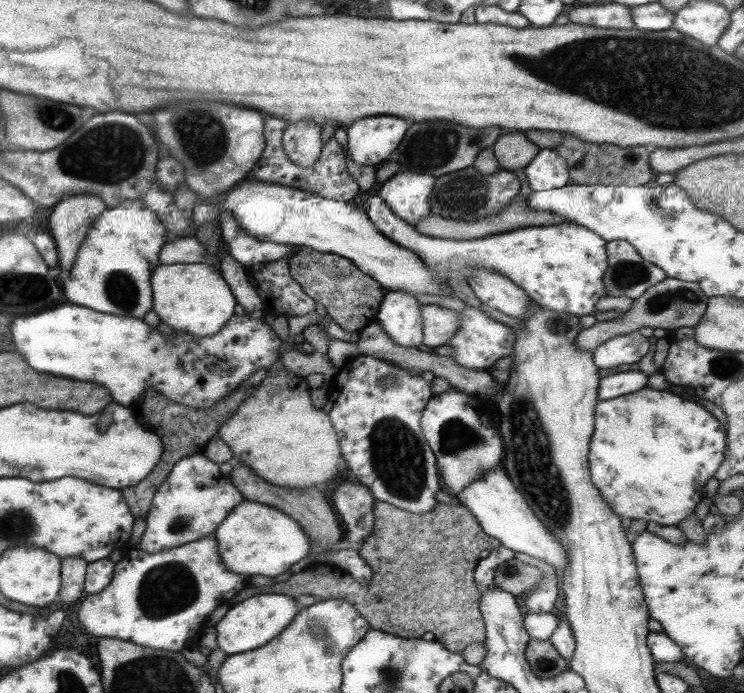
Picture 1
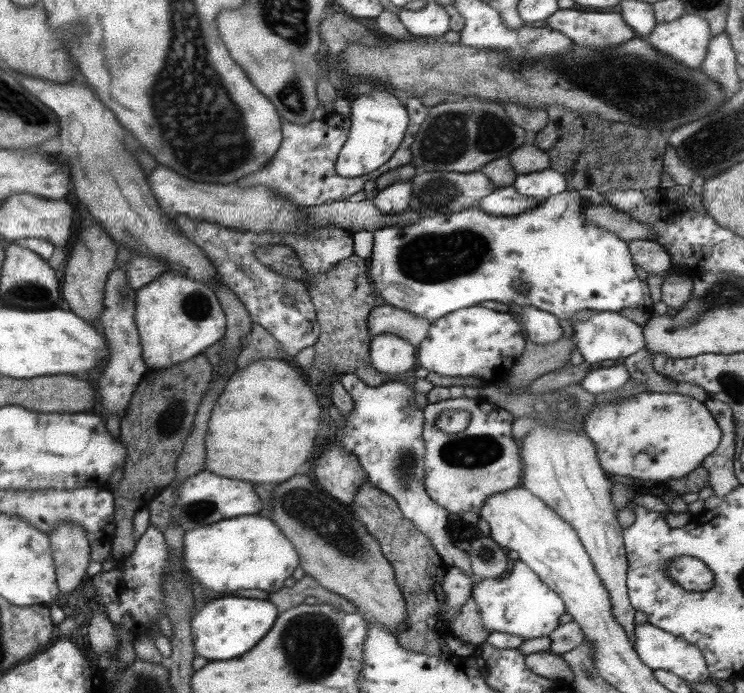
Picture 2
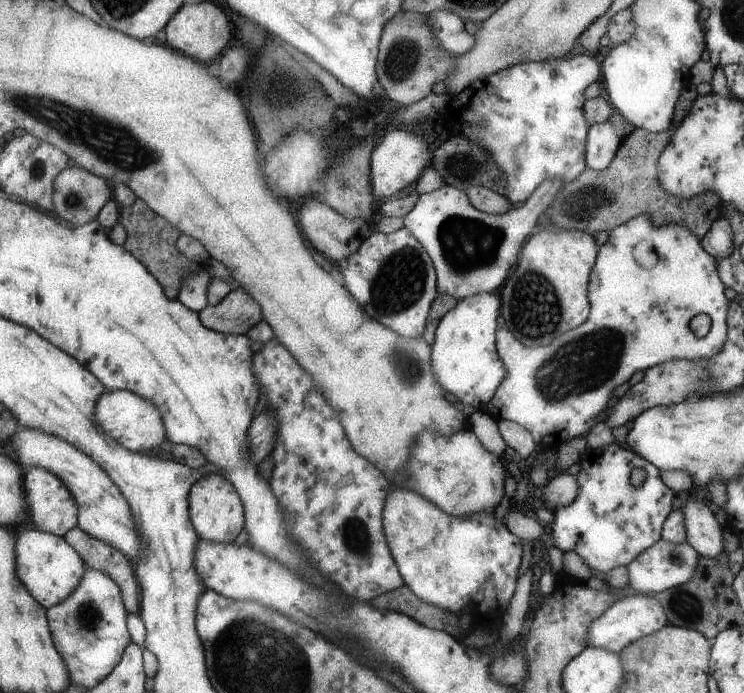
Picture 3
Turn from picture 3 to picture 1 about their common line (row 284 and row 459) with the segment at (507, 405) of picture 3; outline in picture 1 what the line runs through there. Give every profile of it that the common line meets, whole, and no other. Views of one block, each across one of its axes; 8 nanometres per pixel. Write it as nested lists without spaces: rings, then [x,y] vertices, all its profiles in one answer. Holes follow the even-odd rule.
[[[641,388],[629,396],[603,400],[595,408],[595,430],[589,442],[591,482],[603,496],[605,504],[619,518],[645,520],[661,528],[677,526],[695,510],[705,496],[705,484],[715,476],[725,458],[725,434],[721,424],[699,404],[679,398],[673,392]]]

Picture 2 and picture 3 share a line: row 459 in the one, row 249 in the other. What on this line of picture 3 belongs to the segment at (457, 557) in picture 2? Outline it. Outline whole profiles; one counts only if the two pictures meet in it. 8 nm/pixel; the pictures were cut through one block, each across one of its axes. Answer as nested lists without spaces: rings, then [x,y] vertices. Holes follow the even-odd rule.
[[[399,228],[391,234],[371,232],[361,242],[361,246],[339,264],[339,280],[343,282],[347,292],[357,300],[357,304],[363,306],[365,314],[373,322],[379,322],[381,326],[389,328],[391,332],[399,334],[401,338],[417,340],[423,336],[425,322],[429,316],[429,306],[437,298],[437,274],[435,274],[433,260],[429,258],[425,248],[415,240],[415,236],[411,234],[409,228]]]

